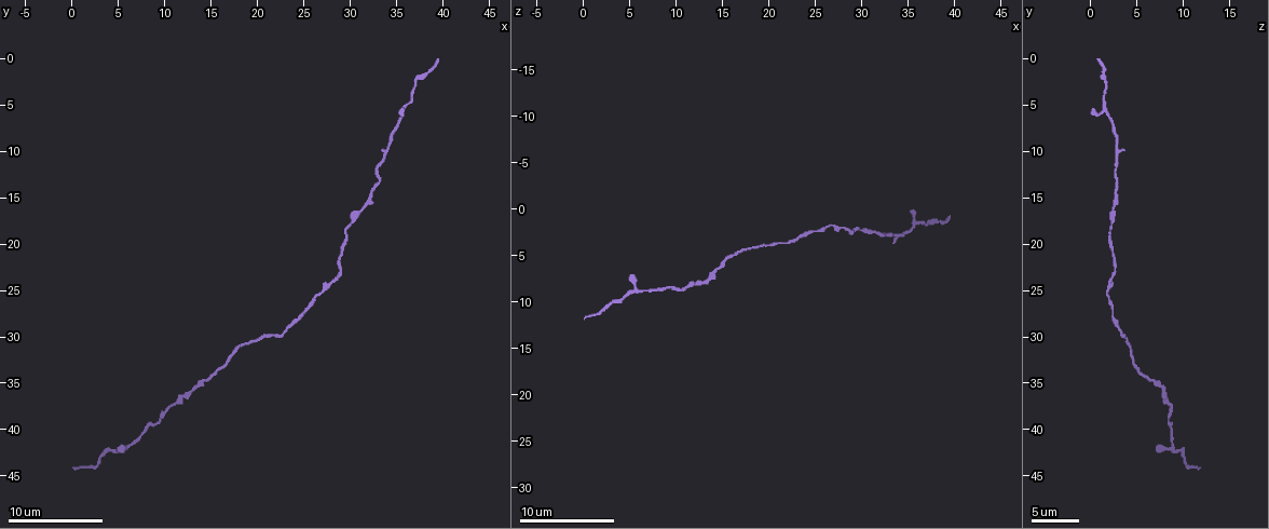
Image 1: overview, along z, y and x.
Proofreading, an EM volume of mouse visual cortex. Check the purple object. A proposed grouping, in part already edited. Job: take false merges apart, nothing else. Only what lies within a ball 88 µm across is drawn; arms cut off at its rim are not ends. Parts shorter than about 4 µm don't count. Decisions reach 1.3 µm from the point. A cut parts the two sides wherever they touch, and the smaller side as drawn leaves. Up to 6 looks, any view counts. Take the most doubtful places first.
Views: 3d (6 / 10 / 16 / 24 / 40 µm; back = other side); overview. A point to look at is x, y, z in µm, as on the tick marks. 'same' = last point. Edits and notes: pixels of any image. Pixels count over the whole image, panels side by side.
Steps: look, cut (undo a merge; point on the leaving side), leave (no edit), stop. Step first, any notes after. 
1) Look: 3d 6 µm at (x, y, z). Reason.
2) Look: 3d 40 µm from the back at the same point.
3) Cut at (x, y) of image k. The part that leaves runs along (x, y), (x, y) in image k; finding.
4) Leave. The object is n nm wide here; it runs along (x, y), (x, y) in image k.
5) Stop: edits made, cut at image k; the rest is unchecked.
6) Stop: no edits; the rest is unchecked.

Look: 3d 6 µm at (5.4, 41.8, 8.6). Three-way junction.

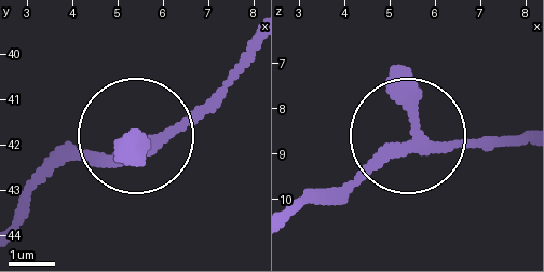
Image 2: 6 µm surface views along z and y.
Leave. It runs along (522, 134), (406, 143), (329, 200) in image 2; continuous, no second cell.

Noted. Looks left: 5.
Look: 3d 16 µm at (31.8, 15.6, 2.4). Thick turns thin.

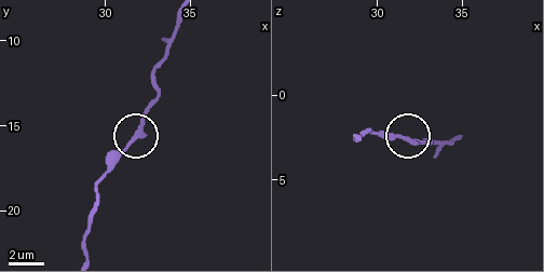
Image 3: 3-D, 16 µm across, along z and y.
Leave. It runs along (86, 252), (97, 181), (159, 96) in image 3; all the same cell.

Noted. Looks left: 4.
Look: 3d 16 µm at (9.2, 39.0, 8.4). A narrow waist.

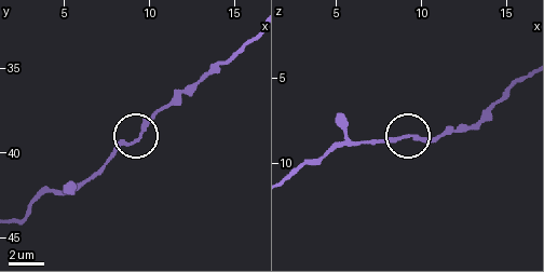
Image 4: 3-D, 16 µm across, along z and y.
Leave. All the same cell.

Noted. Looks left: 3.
Stop: no edits; the rest is unchecked.

